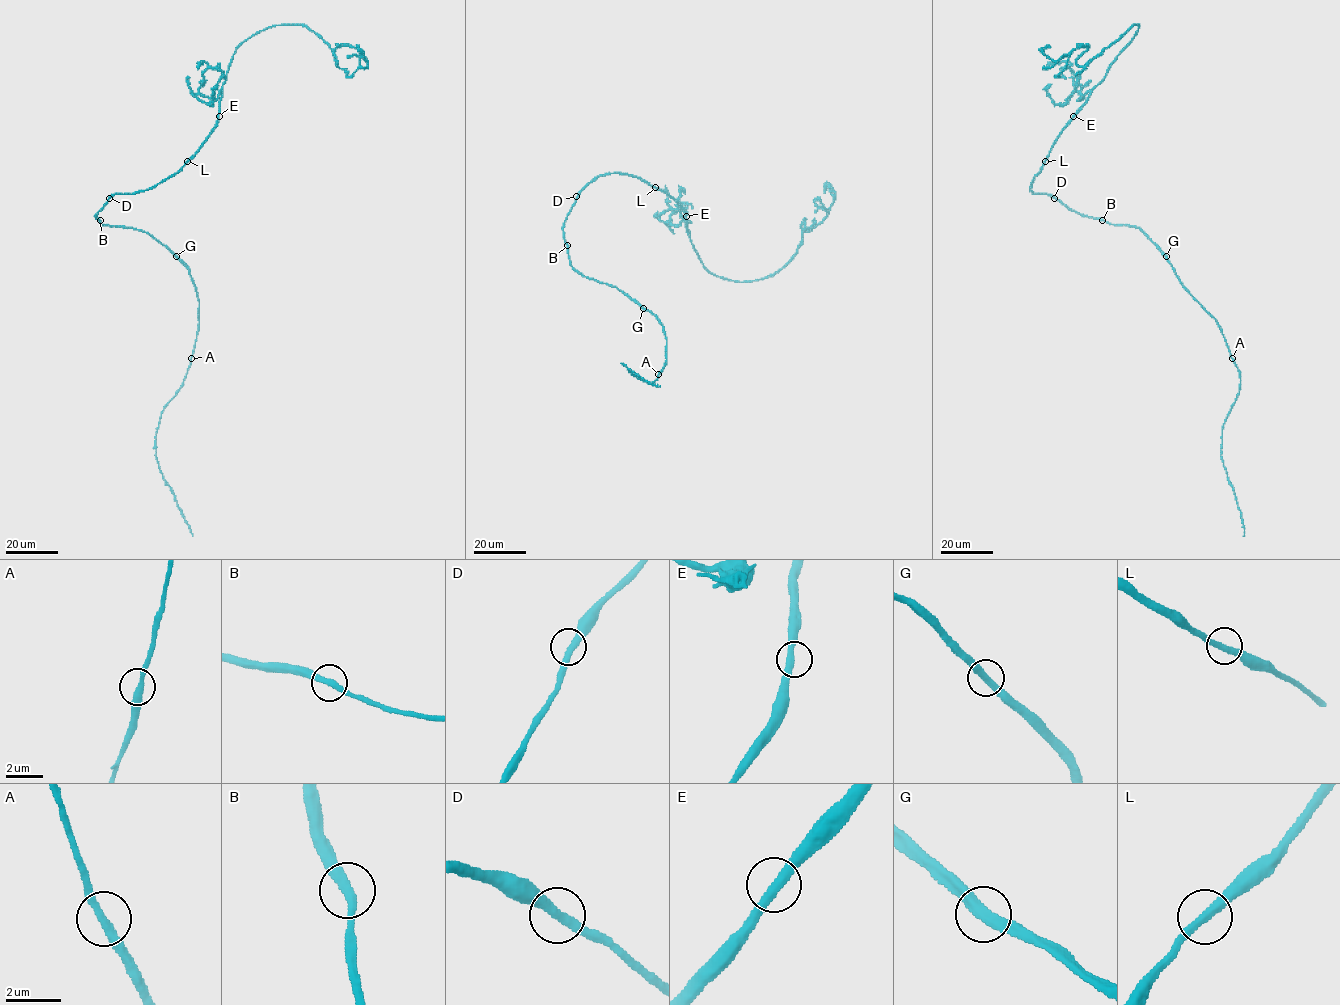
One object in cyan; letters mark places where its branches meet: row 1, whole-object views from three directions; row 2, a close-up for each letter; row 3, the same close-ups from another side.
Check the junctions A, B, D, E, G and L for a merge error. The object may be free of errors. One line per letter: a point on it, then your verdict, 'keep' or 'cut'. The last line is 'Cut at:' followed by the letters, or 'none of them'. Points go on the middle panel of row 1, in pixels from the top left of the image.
A: at (658, 374); keep
B: at (567, 245); keep
D: at (576, 196); keep
E: at (686, 216); keep
G: at (643, 308); cut
L: at (655, 187); keep
Cut at: G

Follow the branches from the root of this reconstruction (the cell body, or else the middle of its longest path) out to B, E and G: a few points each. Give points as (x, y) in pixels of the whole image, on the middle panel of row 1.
B: (577, 197), (564, 222), (564, 240), (567, 245)
E: (577, 197), (599, 176), (627, 173), (665, 192), (686, 216)
G: (577, 197), (563, 226), (570, 264), (586, 277), (617, 287), (643, 308)

